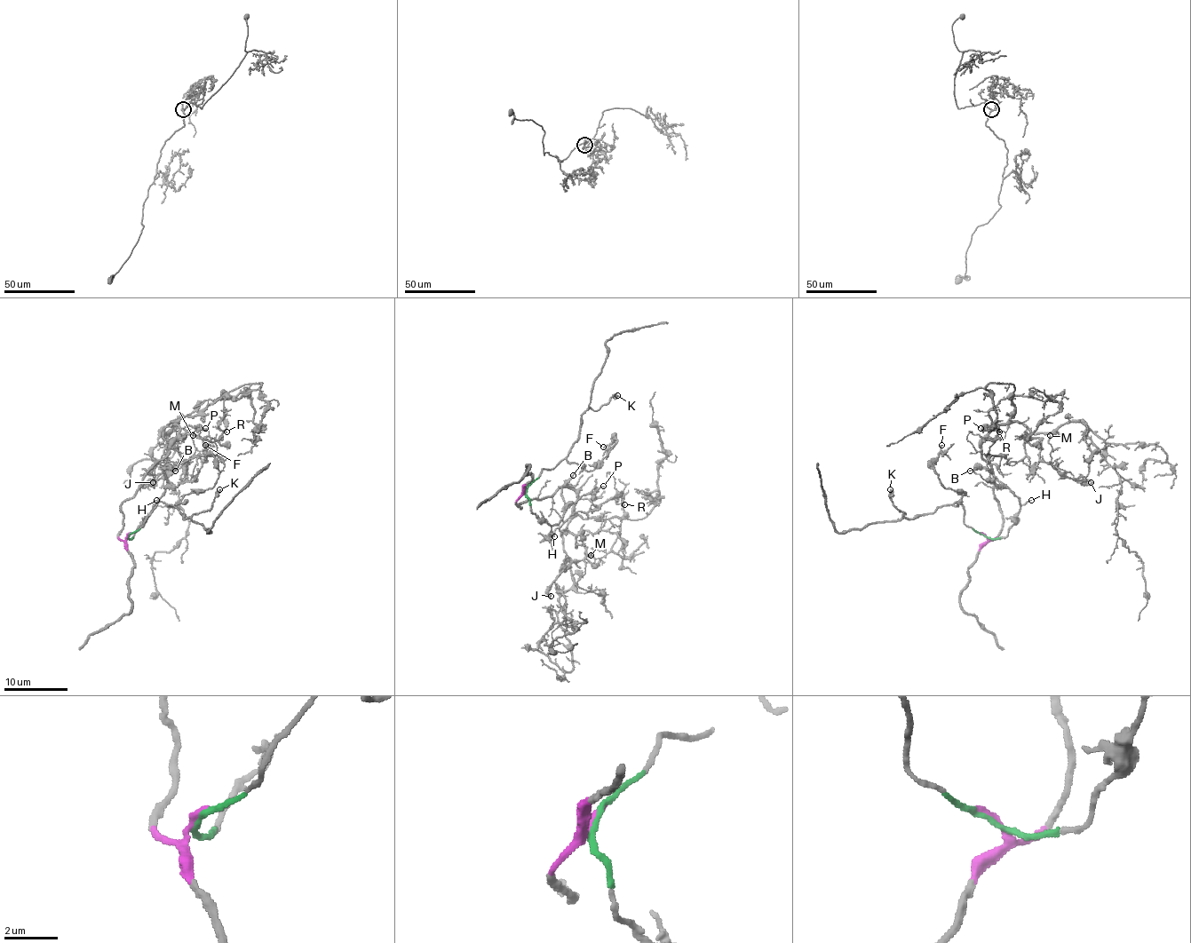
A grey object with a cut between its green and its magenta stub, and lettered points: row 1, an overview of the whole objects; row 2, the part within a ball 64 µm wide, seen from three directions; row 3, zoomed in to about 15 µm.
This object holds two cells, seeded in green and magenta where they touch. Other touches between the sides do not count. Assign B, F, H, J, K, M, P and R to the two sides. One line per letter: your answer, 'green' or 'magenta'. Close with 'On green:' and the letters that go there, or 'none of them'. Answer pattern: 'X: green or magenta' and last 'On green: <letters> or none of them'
B: green
F: green
H: green
J: magenta
K: green
M: magenta
P: magenta
R: magenta
On green: B, F, H, K

